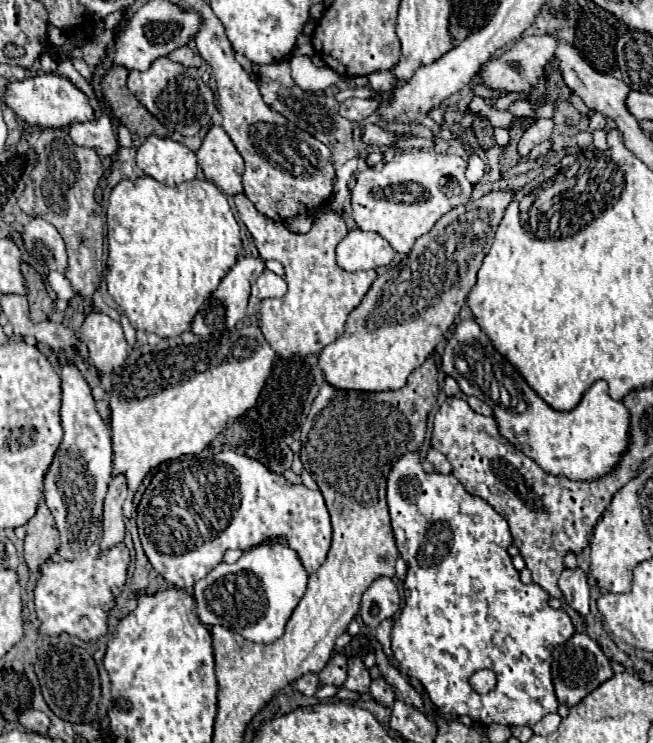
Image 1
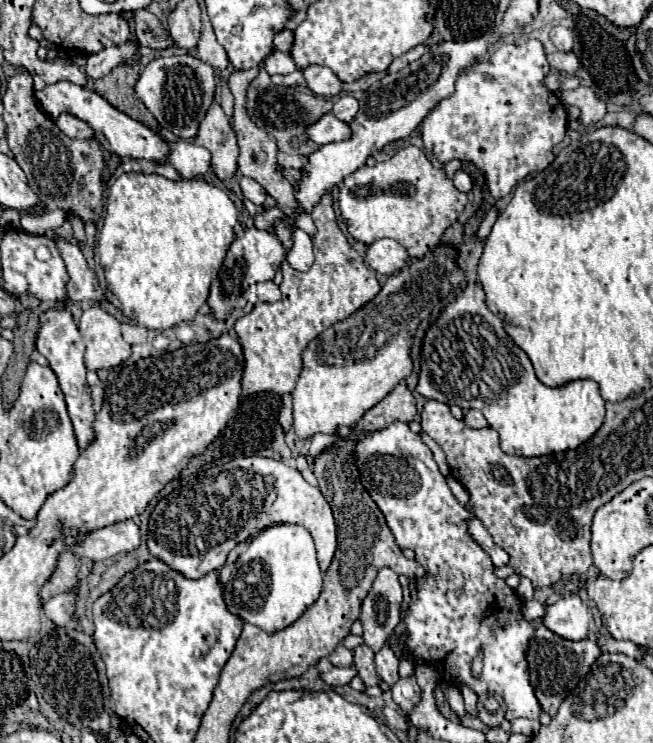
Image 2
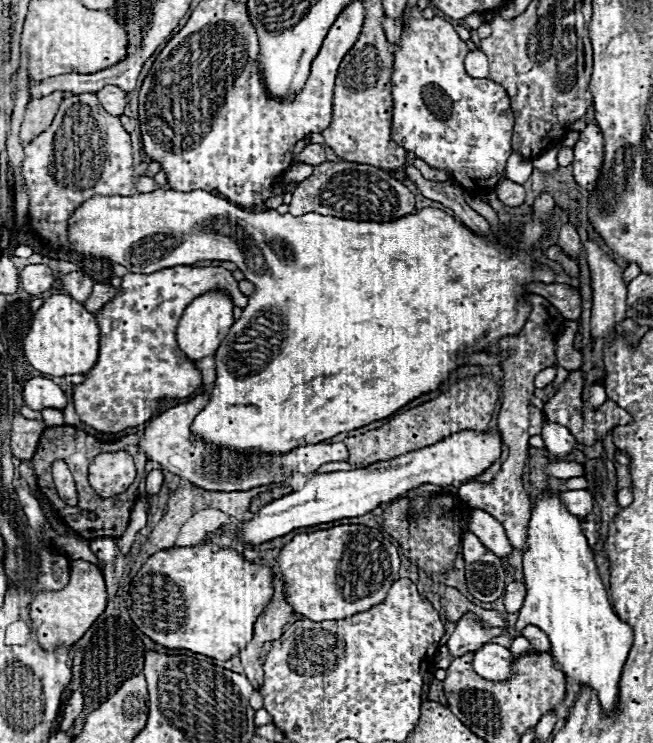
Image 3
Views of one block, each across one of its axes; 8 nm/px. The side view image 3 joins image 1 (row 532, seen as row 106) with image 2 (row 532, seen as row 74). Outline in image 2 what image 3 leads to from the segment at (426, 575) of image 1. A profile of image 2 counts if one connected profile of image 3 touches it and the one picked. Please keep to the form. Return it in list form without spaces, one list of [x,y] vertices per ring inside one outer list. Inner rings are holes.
[[[394,422],[380,432],[372,432],[364,436],[356,446],[356,462],[362,472],[362,484],[382,510],[396,544],[400,548],[412,548],[416,552],[416,562],[428,570],[422,578],[412,580],[418,588],[410,588],[412,604],[404,616],[406,622],[406,646],[408,650],[422,658],[430,668],[434,668],[440,680],[450,682],[454,686],[468,684],[476,694],[498,694],[506,702],[506,720],[516,718],[538,718],[542,708],[536,700],[534,688],[528,680],[528,660],[526,650],[536,628],[542,624],[542,618],[532,622],[522,620],[524,602],[518,594],[506,584],[504,578],[494,574],[494,564],[486,550],[470,536],[468,520],[472,520],[472,512],[462,506],[452,490],[446,484],[446,478],[440,474],[430,448],[414,434],[408,424]],[[478,650],[484,652],[484,670],[482,678],[474,678],[470,672],[472,660],[478,656]]]

